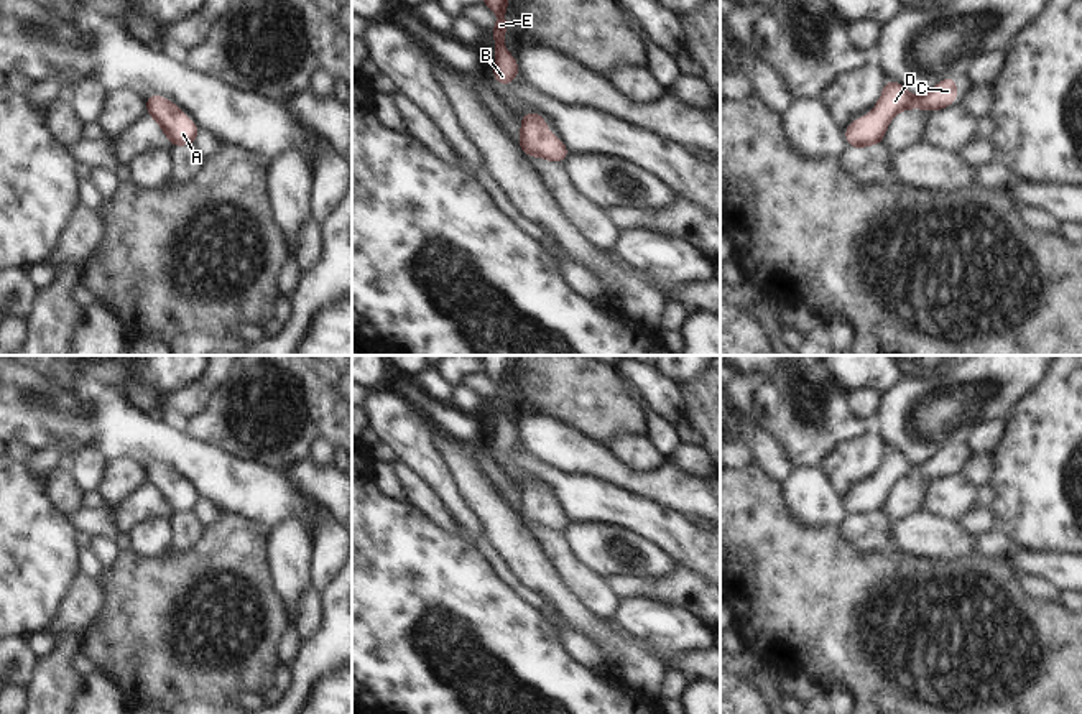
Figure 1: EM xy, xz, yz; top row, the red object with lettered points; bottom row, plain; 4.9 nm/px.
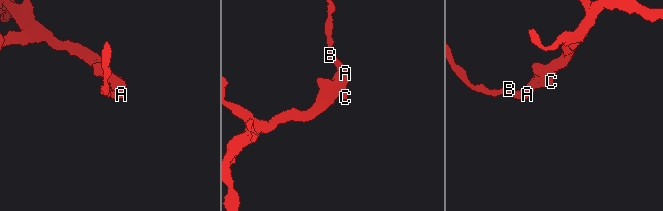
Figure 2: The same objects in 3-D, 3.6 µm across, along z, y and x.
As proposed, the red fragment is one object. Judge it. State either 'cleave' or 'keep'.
keep

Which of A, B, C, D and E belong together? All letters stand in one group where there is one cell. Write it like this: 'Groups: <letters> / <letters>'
Groups: A B C D E

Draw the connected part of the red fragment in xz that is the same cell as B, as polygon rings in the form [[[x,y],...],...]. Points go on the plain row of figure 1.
[[[480,355],[483,362],[483,373],[498,382],[498,390],[492,396],[495,406],[495,441],[493,447],[498,452],[511,452],[518,444],[516,428],[505,418],[503,405],[506,396],[505,377],[510,369],[511,355]]]

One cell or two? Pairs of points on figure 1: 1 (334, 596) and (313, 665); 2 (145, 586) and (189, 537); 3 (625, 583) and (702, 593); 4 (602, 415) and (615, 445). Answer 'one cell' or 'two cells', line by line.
1: one cell
2: two cells
3: one cell
4: two cells

